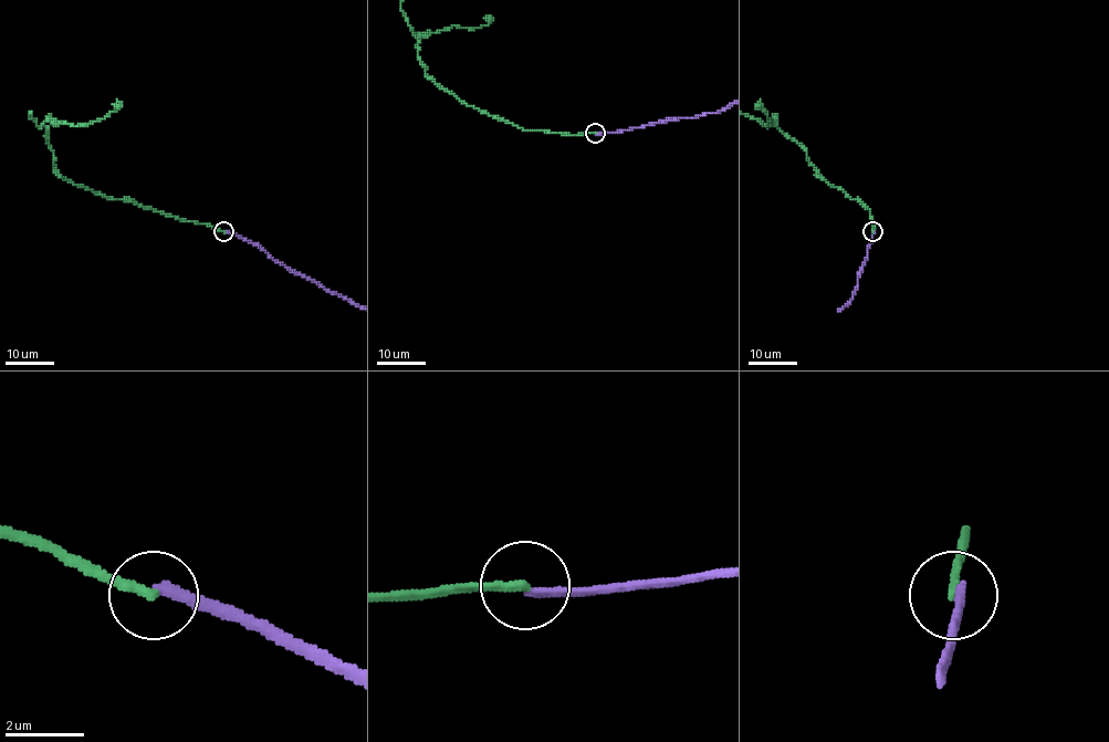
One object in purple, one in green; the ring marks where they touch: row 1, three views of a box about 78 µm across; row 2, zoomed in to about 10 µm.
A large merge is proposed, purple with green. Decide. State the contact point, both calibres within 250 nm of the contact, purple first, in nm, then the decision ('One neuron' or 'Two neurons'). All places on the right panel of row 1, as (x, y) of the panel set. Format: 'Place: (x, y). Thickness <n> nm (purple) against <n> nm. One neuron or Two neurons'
Place: (872, 231). Thickness 240 nm (purple) against 240 nm. Two neurons

